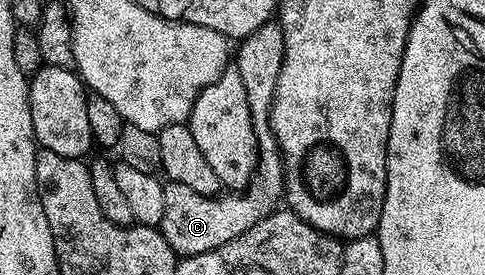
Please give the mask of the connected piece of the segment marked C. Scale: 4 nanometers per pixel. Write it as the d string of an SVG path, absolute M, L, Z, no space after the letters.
M271 19L263 23L259 29L252 31L252 35L241 38L236 56L233 58L233 68L240 71L240 79L244 79L244 91L248 91L248 107L252 111L252 123L258 140L258 170L254 172L254 178L250 180L245 189L238 191L226 191L221 196L208 196L197 194L184 183L170 181L163 184L164 191L164 219L160 226L164 239L173 247L179 258L195 257L204 251L212 251L248 231L256 223L263 221L268 214L275 212L283 204L286 192L286 169L282 166L282 152L278 150L278 144L274 138L274 132L270 126L270 112L276 95L276 79L280 79L280 67L284 63L284 35L282 26L277 20Z

